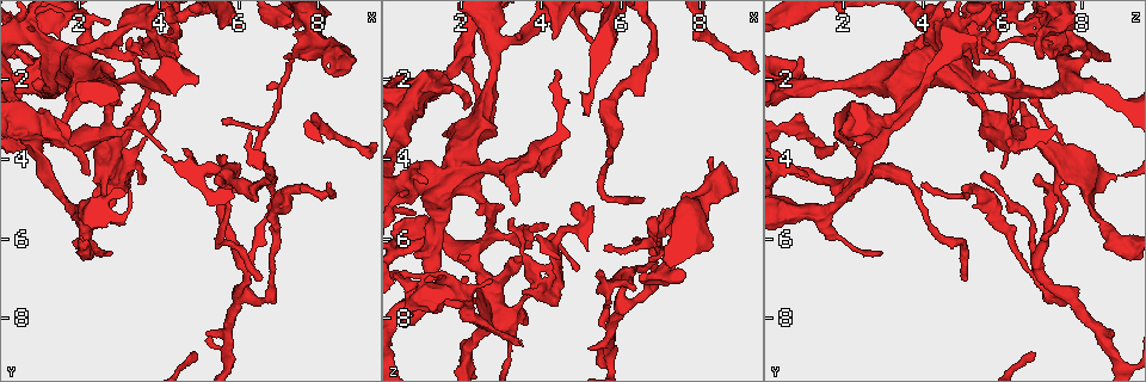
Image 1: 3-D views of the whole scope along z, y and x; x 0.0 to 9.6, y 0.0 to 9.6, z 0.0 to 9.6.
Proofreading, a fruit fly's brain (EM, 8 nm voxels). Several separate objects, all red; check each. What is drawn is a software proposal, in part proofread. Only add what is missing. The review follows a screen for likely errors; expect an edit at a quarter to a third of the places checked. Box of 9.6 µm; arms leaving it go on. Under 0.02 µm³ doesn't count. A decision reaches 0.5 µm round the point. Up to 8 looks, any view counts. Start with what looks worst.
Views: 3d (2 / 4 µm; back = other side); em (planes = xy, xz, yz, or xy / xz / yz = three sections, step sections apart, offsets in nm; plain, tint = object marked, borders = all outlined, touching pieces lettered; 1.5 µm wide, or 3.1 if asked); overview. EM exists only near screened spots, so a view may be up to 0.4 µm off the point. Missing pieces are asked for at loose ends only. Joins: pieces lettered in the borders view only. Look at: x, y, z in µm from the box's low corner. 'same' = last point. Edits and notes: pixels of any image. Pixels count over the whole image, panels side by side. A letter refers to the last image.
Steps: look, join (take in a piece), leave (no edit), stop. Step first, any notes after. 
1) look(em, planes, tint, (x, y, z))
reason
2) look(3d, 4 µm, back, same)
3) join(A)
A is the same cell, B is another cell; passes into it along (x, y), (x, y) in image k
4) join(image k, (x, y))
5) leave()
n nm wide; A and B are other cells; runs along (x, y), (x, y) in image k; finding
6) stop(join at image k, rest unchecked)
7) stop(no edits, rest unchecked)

look(em, yz, step 4, borders, (6.60, 6.95, 5.05))
tapers out

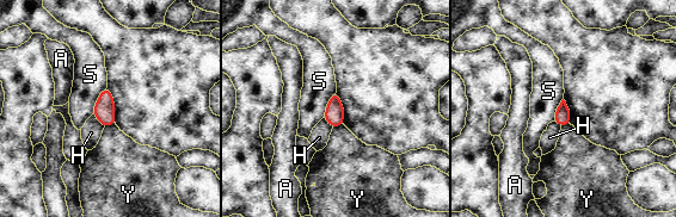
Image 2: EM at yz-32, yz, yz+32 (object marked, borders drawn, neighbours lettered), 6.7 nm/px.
leave()
110 nm wide; A, H, S and Y are other cells; border along (106, 86), (99, 94), (92, 113) in image 2; none of them fits

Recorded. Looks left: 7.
look(em, planes, borders, (3.50, 1.45, 8.65))
tapers out

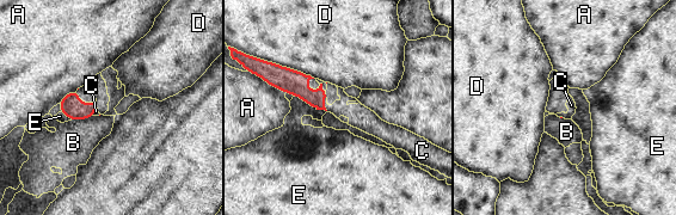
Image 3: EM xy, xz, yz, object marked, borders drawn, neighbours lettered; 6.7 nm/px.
join(C)
C is the same cell, A, B, D and E are other cells; passes into it along (295, 83), (324, 104), (358, 115) in image 3; it goes on there

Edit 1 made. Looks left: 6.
look(overview)
redraw

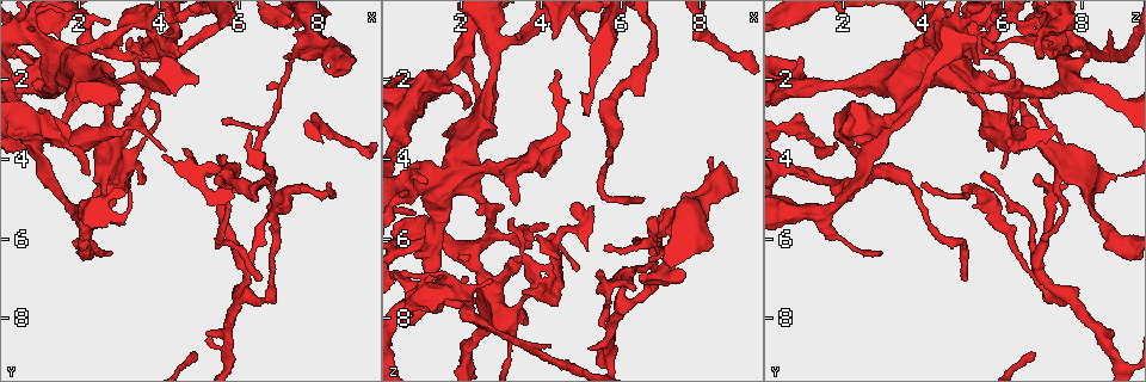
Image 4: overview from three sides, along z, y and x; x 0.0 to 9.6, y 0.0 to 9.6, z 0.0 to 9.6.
look(3d, 4 µm, back, (8.30, 4.55, 3.95))
end of a long branch

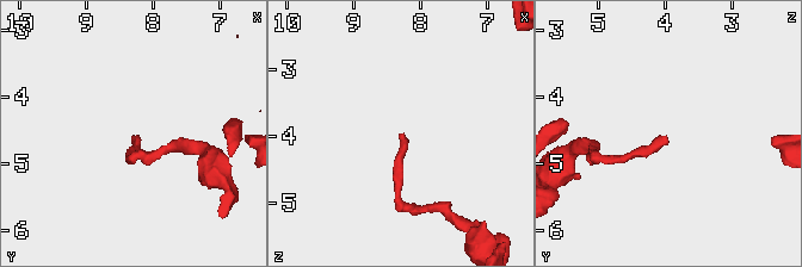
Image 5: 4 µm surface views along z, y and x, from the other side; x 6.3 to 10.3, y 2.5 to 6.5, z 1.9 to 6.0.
look(em, xy, step 8, borders, (8.25, 4.55, 4.00))

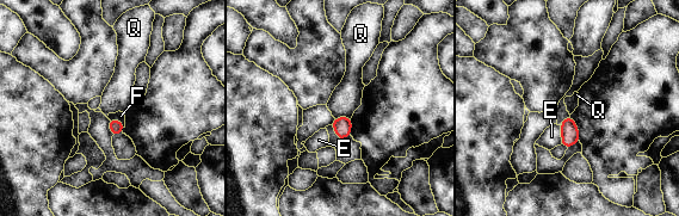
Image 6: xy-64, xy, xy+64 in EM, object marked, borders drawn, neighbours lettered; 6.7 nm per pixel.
leave()
100 nm wide; E, F and Q are other cells; border along (351, 116), (337, 116), (334, 118) in image 6; no lettered piece goes on from it

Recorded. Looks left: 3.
stop(join at image 3, rest unchecked)

